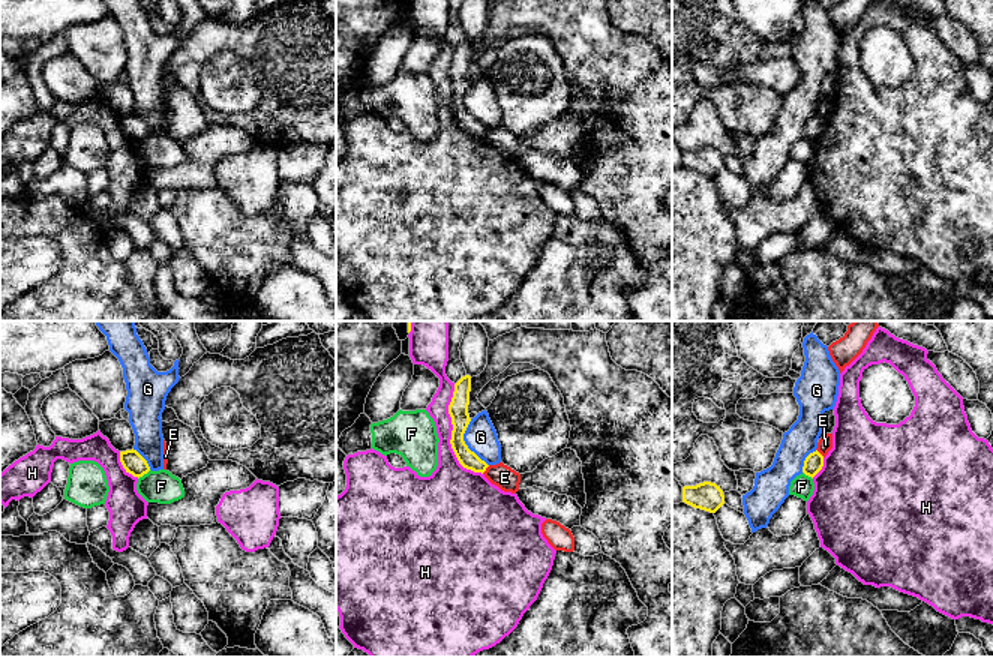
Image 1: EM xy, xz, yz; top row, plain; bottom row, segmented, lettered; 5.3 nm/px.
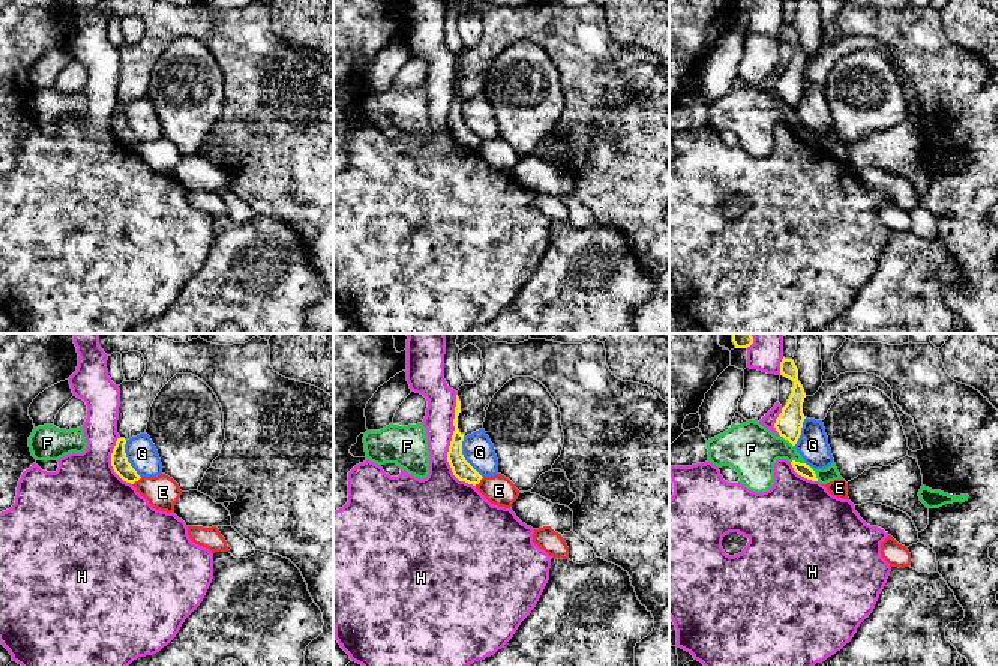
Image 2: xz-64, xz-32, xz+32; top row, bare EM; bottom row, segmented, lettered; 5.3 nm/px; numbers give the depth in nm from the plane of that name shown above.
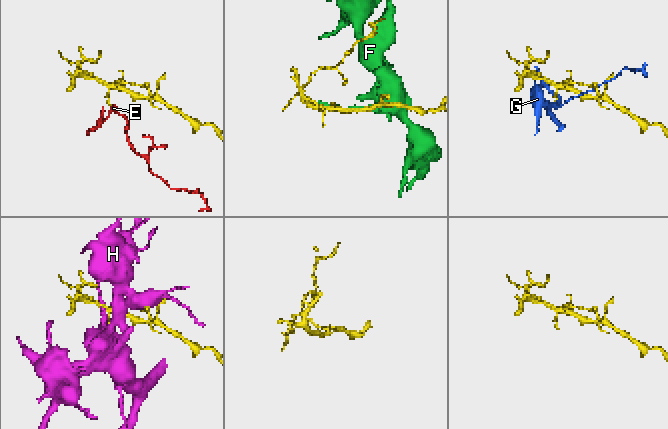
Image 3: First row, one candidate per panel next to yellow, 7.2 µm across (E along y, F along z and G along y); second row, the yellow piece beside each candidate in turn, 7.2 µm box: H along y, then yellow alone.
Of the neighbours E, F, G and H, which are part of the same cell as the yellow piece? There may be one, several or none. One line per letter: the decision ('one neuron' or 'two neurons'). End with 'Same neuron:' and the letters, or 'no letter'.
E: two neurons
F: two neurons
G: two neurons
H: two neurons
Same neuron: no letter

